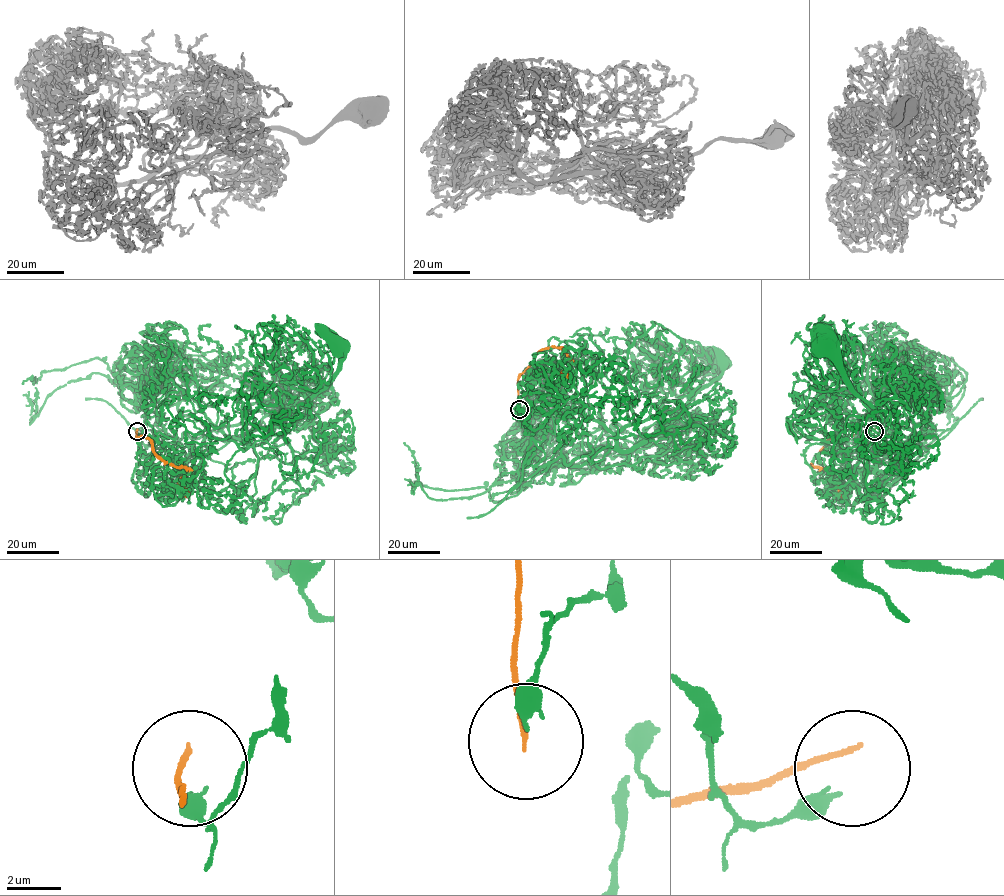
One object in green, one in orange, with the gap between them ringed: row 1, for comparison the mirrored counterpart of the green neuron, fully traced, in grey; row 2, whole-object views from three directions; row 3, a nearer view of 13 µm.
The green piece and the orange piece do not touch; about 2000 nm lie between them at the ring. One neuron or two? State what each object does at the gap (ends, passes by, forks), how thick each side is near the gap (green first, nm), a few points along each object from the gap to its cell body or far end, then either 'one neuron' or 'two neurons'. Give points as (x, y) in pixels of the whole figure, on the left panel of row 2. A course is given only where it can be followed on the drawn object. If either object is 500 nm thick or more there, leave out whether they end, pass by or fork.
green passes by; orange ends there; 200 nm thick on the green side, 160 nm on the other; green runs (137, 433), (147, 421), (175, 437), (175, 418), (189, 411), (232, 437), (278, 426), (337, 370), (339, 345); orange runs (137, 430), (137, 437), (146, 437), (152, 450), (167, 463), (189, 470), (180, 480), (188, 497); two neurons

